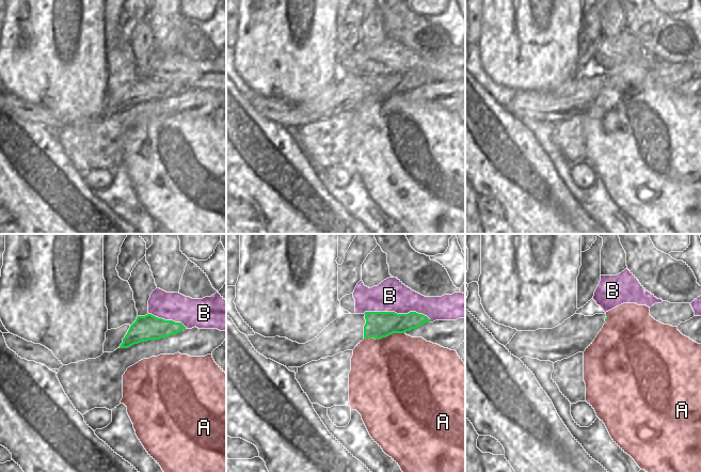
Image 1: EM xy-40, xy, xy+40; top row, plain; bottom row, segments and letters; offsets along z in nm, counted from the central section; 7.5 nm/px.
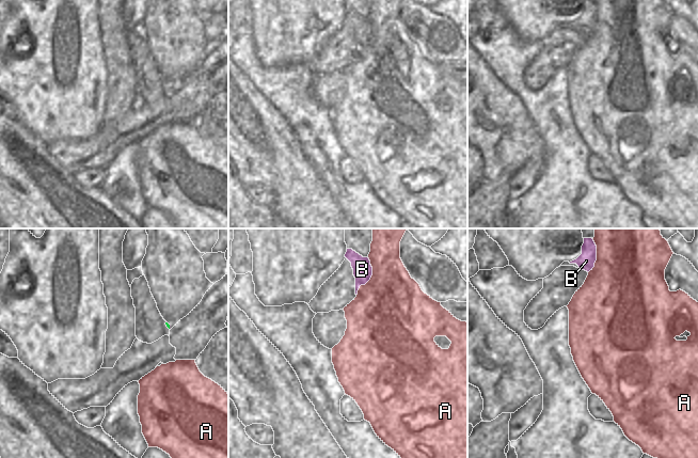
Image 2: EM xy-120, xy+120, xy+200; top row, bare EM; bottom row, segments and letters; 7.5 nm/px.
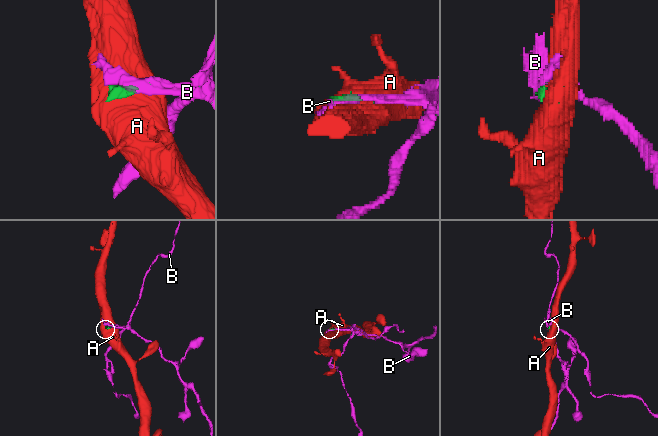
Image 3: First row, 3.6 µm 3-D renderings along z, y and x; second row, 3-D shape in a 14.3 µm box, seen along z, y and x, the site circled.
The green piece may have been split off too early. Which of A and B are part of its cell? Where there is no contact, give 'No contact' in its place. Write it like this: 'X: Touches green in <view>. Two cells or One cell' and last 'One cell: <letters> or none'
A: Touches green in xy. Two cells
B: Touches green in xy. Two cells
One cell: none.

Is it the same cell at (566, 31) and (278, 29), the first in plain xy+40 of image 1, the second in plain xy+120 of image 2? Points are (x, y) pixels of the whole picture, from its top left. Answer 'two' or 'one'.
one

